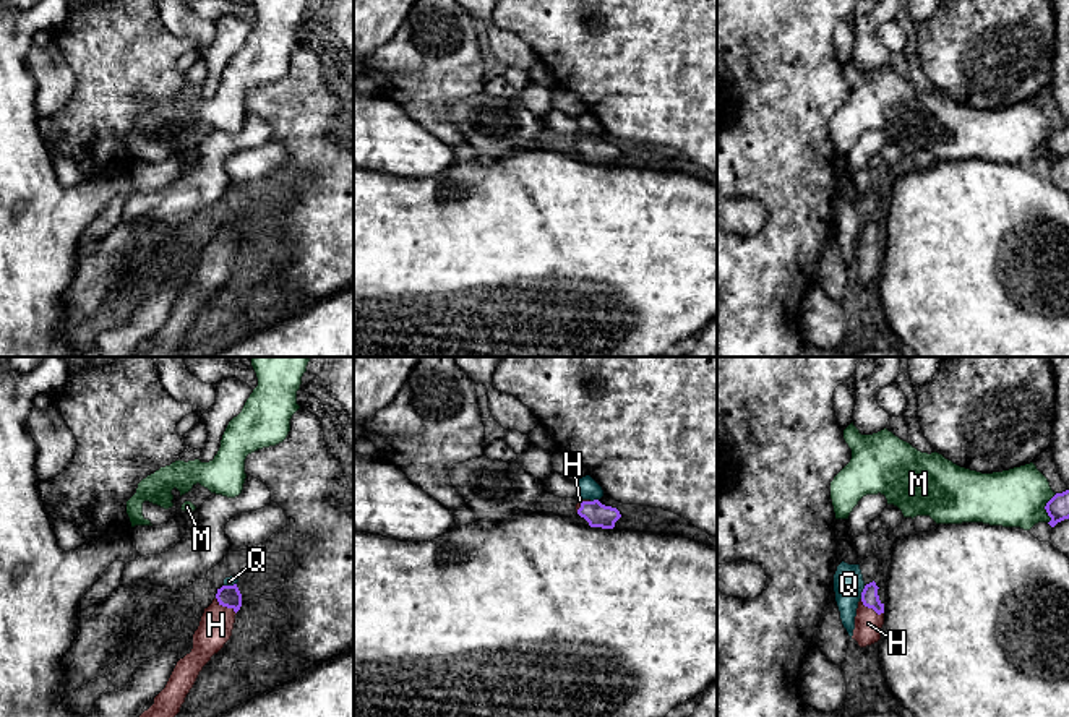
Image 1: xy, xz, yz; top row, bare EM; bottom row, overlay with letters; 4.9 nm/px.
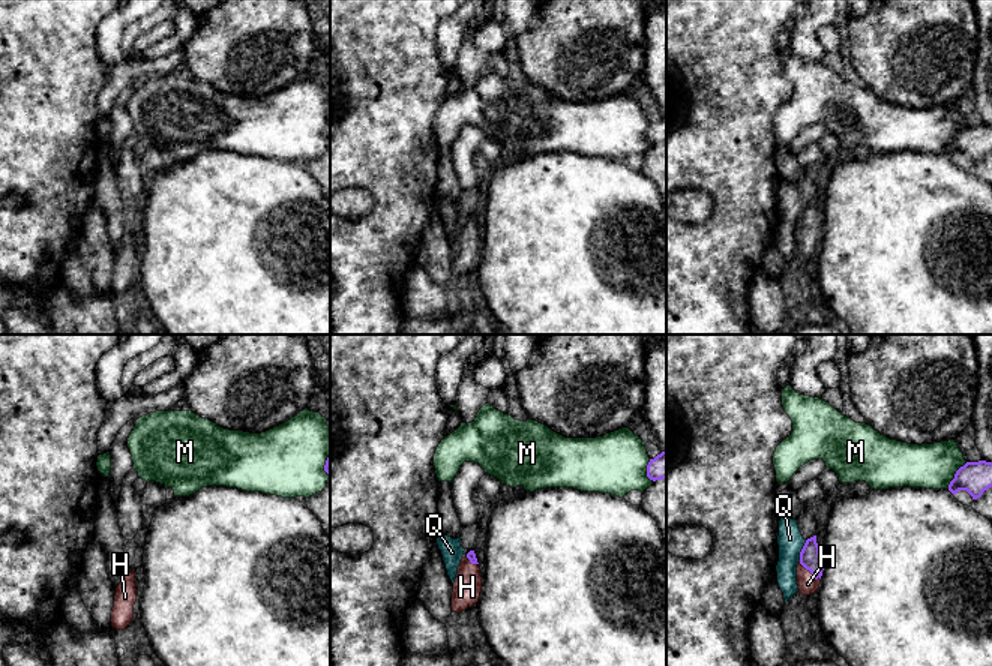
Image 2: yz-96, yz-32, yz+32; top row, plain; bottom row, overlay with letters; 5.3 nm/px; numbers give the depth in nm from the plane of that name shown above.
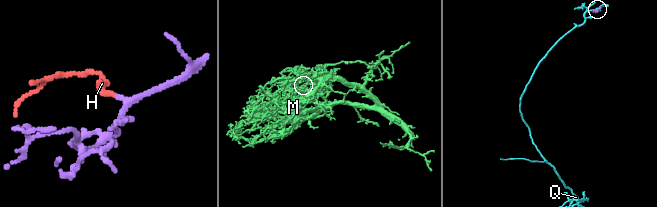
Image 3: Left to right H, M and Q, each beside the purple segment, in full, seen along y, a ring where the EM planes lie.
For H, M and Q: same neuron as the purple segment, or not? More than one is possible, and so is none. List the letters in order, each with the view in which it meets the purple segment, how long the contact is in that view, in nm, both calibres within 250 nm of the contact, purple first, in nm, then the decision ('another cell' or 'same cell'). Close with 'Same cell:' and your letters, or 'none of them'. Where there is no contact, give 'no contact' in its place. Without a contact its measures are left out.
H: yz | 140 nm | 90/140 nm | same cell
M: yz | 160 nm | 110/280 nm | another cell
Q: yz | 70 nm | 90/150 nm | another cell
Same cell: H

